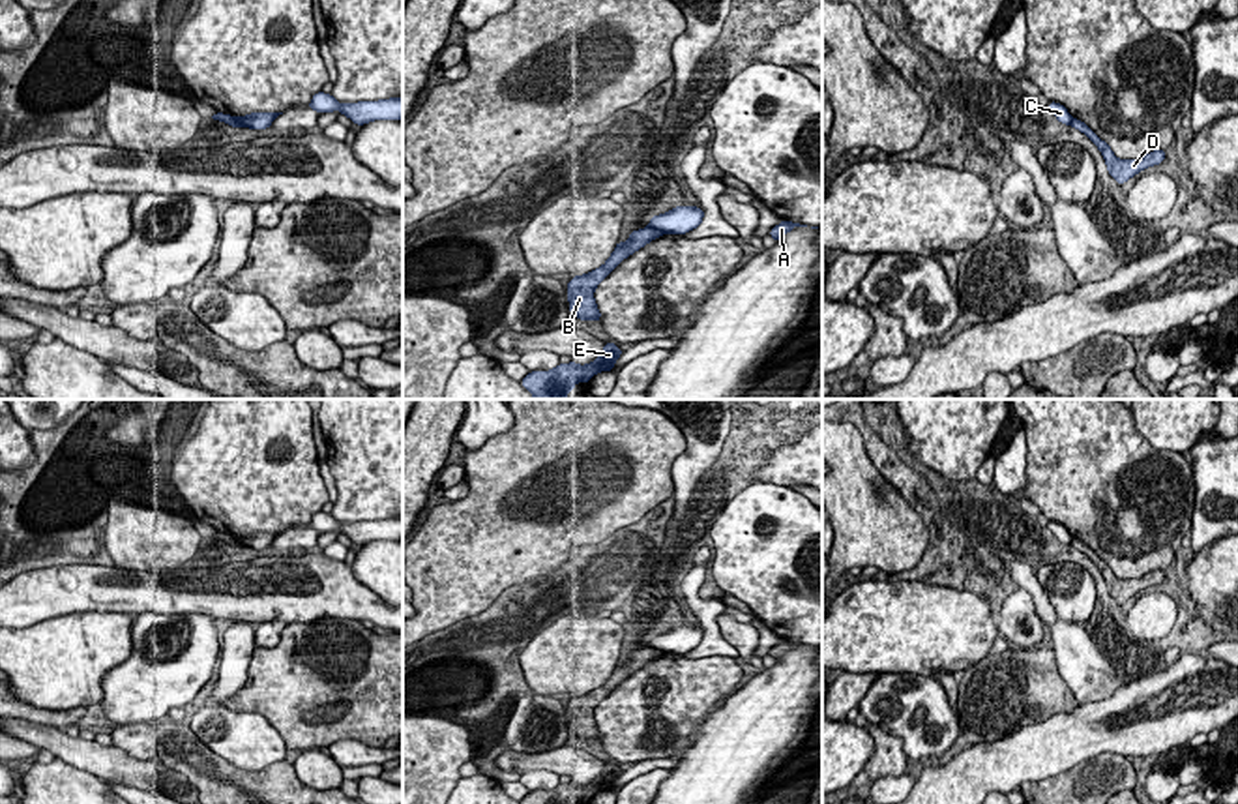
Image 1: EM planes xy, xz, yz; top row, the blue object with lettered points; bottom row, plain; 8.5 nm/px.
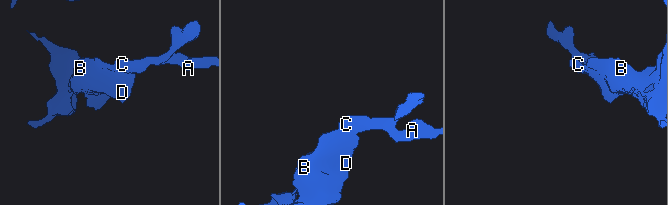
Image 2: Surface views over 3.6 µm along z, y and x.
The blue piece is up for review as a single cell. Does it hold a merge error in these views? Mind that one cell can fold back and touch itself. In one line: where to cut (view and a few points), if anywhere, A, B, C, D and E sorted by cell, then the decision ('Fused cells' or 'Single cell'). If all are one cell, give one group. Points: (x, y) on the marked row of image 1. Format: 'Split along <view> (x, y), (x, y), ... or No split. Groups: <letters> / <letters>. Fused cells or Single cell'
No split. Groups: A B C D E. Single cell

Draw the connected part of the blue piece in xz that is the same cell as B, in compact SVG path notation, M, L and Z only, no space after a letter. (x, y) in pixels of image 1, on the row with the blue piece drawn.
M676 206L665 214L652 216L646 229L633 231L626 244L618 240L612 255L607 262L594 272L584 275L573 275L567 283L567 302L569 313L577 319L588 322L599 322L601 313L594 300L596 287L631 253L639 251L642 246L650 244L661 234L687 234L689 231L697 229L702 223L704 210L697 206Z

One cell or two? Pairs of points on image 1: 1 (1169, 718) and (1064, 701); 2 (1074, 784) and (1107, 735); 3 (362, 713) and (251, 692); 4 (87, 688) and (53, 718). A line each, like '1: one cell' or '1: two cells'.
1: two cells
2: two cells
3: one cell
4: two cells

